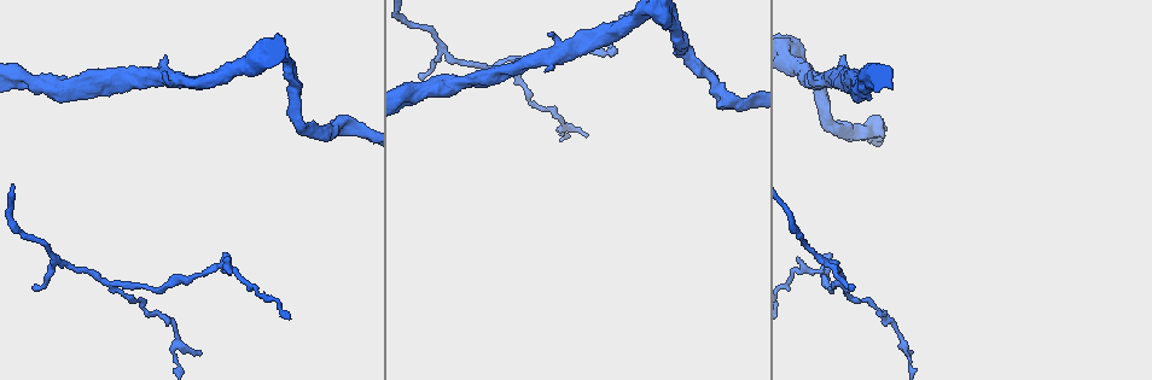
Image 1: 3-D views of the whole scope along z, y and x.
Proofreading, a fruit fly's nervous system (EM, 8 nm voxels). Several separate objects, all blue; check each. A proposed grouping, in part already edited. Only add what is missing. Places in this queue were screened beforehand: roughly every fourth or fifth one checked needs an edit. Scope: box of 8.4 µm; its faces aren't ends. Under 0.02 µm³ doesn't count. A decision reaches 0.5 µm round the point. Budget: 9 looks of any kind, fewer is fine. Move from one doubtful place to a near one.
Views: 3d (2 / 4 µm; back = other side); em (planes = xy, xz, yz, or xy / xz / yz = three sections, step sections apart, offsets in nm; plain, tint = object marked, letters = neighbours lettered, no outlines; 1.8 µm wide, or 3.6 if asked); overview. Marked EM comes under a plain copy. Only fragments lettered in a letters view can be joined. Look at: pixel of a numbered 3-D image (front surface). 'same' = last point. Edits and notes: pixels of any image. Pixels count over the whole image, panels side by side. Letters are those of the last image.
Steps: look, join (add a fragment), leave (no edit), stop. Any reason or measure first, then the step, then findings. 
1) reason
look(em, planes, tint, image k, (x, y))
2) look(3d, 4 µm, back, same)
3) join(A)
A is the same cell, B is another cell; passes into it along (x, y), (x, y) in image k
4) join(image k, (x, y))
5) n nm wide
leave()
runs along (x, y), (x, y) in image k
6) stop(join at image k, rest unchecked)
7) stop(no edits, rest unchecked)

an open end
look(3d, 2 µm, image 1, (202, 353))

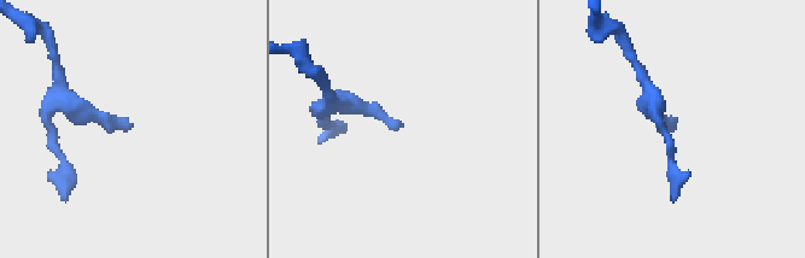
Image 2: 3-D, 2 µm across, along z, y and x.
need the tissue
look(em, xy, step 8, tint, image 2, (397, 127))

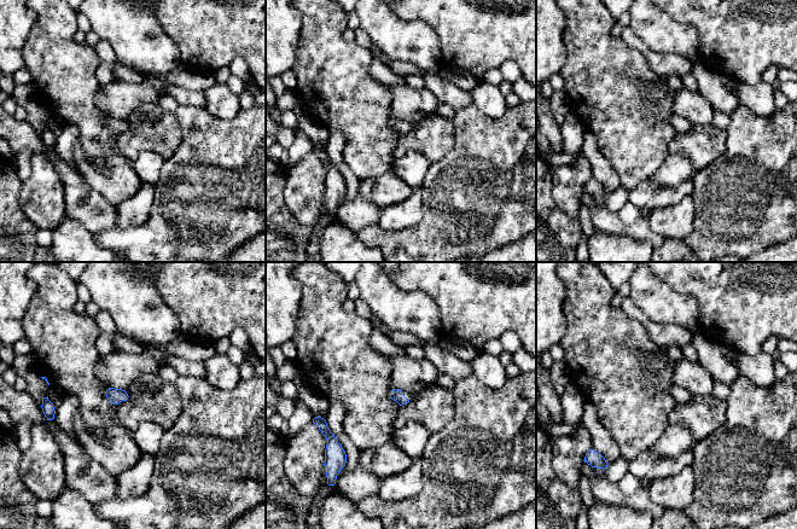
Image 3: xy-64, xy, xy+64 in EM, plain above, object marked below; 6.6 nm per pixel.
look(em, planes, letters, same)

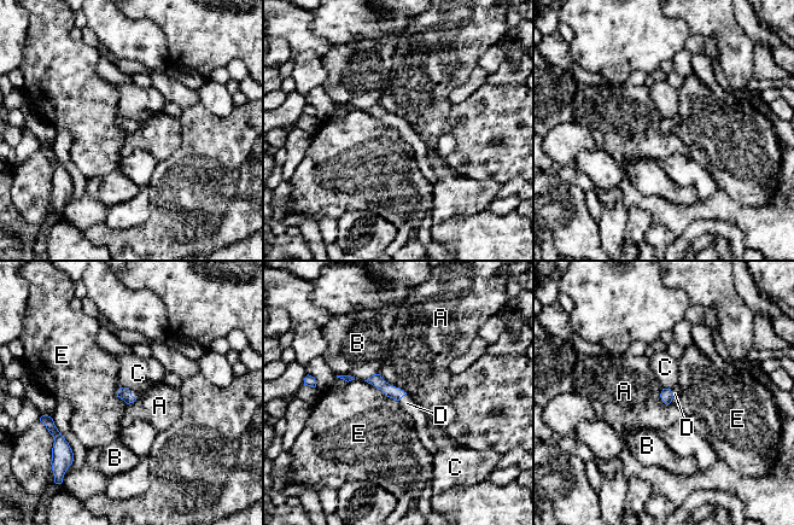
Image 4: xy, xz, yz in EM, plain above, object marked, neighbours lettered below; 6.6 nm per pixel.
join(D)
D is the same cell, A, B, C and E are other cells; passes into it along (391, 391), (402, 396), (407, 403) in image 4; it goes on there

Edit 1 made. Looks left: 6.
free end
look(em, yz, step 4, tint, image 1, (810, 71))

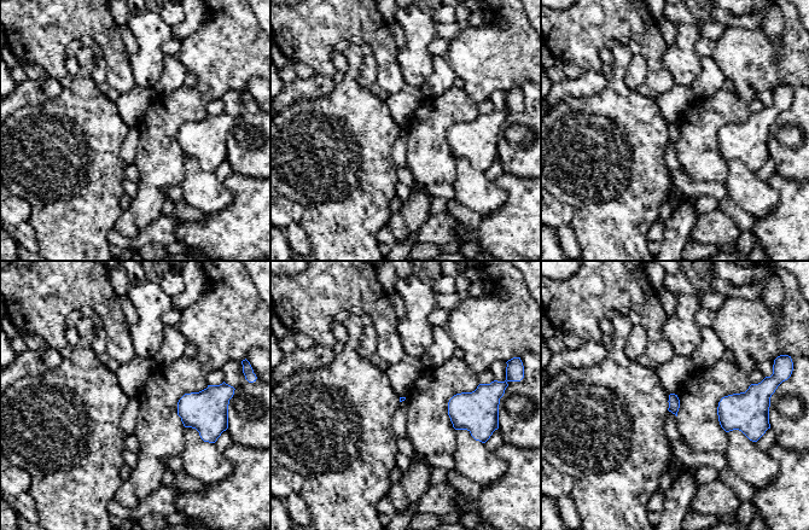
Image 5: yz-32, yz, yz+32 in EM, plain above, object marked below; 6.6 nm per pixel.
look(em, planes, letters, same)

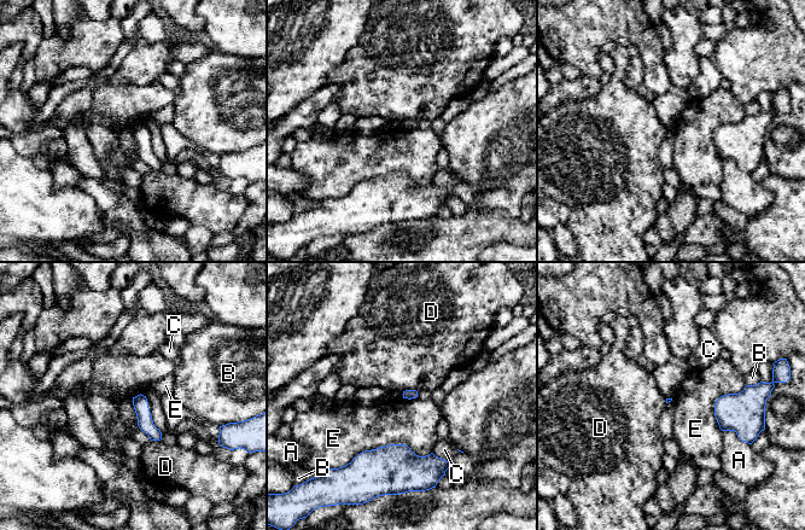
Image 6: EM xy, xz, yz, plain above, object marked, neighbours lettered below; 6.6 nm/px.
E touches over 550 nm
leave()
A, B, C, D and E are other cells; border along (431, 452), (385, 444), (349, 462) in image 6; no lettered fragment goes on from it

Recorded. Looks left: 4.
branch stops here
look(3d, 2 µm, image 1, (35, 286))

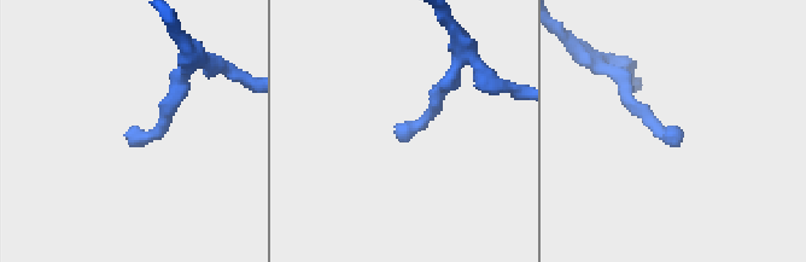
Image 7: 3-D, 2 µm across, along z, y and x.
look(em, xz, step 16, letters, image 7, (397, 134))

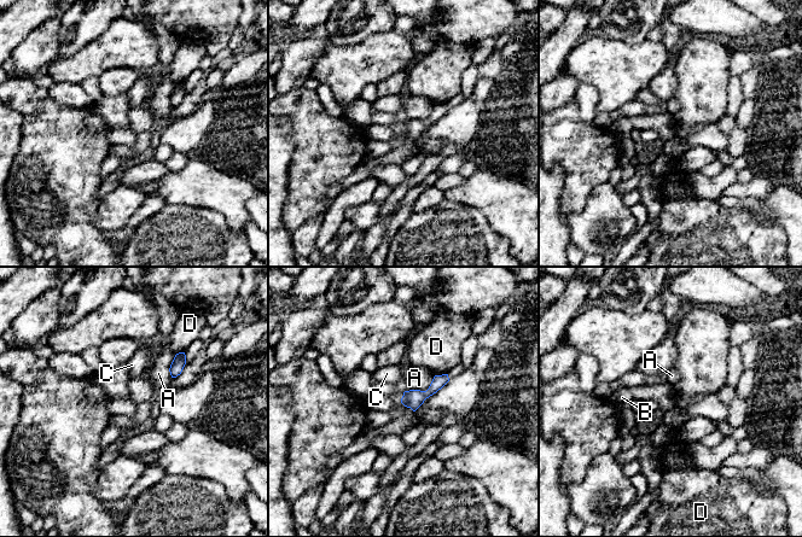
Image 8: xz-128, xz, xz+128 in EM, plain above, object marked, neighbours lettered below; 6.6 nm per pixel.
another direction
look(em, planes, letters, same)

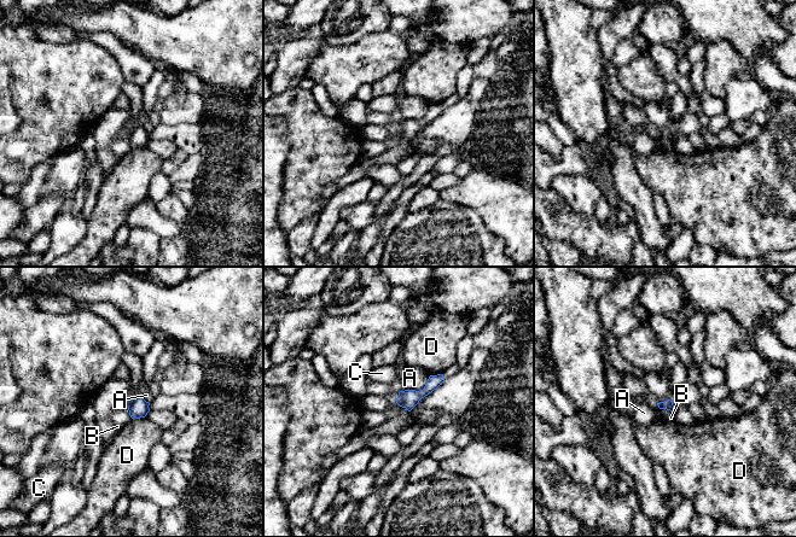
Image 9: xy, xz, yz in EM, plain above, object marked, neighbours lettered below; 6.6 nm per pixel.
A touches over 240 nm
leave()
A, B, C and D are other cells; none of them fits

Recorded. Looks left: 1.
abrupt turn
look(em, 3.6 µm, planes, letters, image 1, (351, 126))

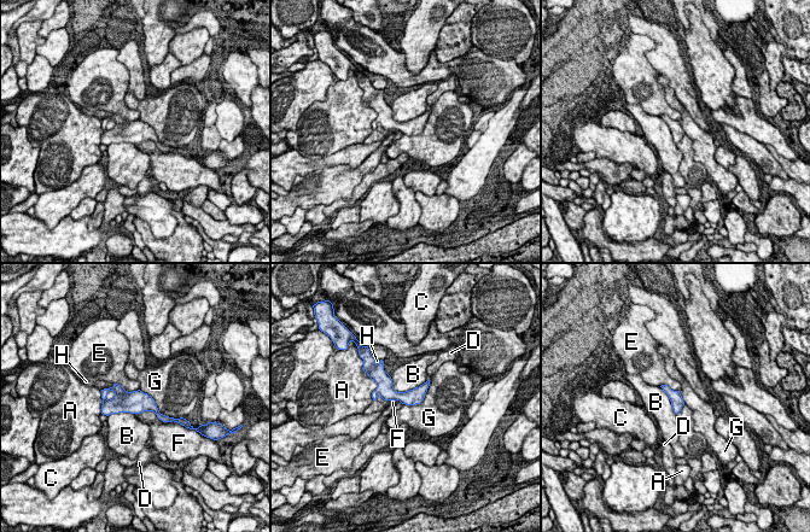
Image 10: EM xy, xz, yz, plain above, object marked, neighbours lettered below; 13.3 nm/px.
leave()
A, B, C, D, E, F, G and H are other cells; border along (139, 389), (161, 413), (173, 418) in image 10; none of them fits

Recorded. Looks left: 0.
stop(join at image 4, rest unchecked)

